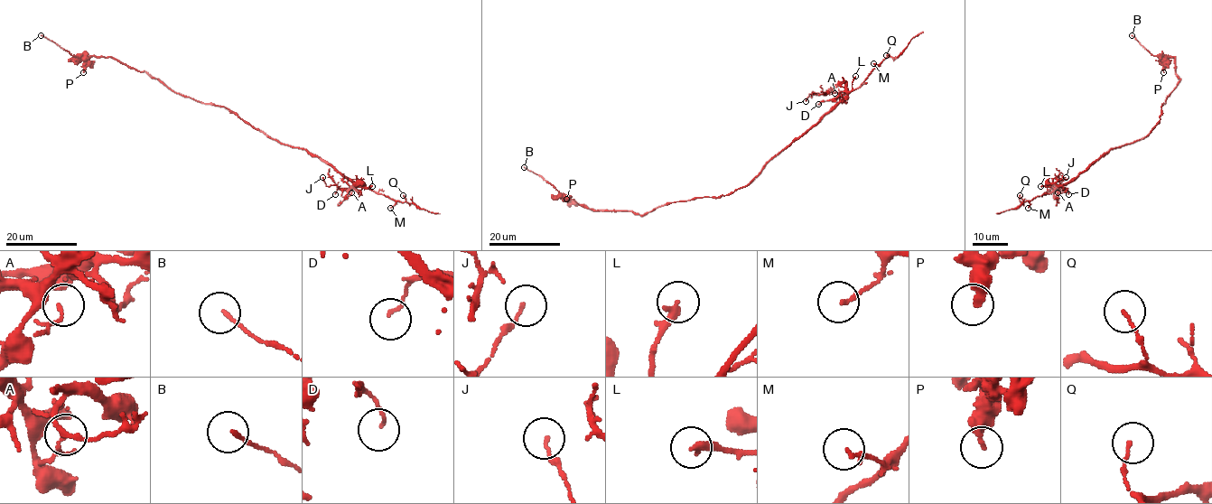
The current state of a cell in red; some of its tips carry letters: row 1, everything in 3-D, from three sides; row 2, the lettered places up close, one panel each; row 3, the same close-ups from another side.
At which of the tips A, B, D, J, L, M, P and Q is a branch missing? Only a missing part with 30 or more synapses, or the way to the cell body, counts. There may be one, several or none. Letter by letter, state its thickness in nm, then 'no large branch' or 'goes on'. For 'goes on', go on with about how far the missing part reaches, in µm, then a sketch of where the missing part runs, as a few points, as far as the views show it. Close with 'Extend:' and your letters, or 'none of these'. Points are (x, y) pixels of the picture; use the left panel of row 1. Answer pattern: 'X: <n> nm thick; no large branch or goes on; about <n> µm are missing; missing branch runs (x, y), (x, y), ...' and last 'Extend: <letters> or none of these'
A: 80 nm thick; no large branch
B: 130 nm thick; no large branch
D: 90 nm thick; no large branch
J: 130 nm thick; no large branch
L: 320 nm thick; no large branch
M: 150 nm thick; no large branch
P: 360 nm thick; no large branch
Q: 90 nm thick; no large branch
Extend: none of these

